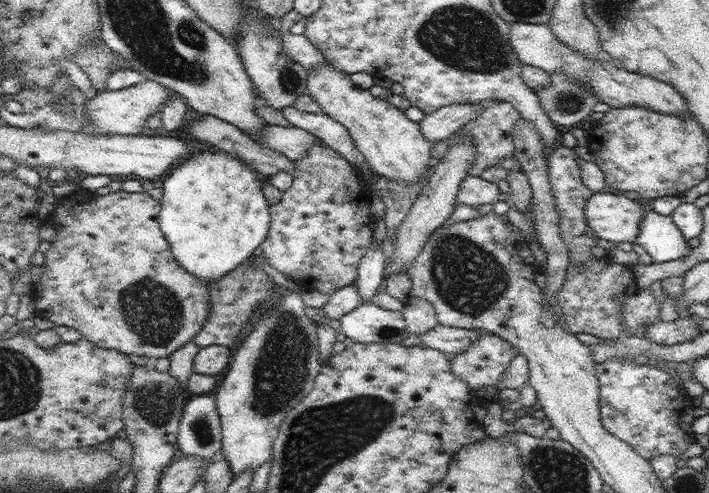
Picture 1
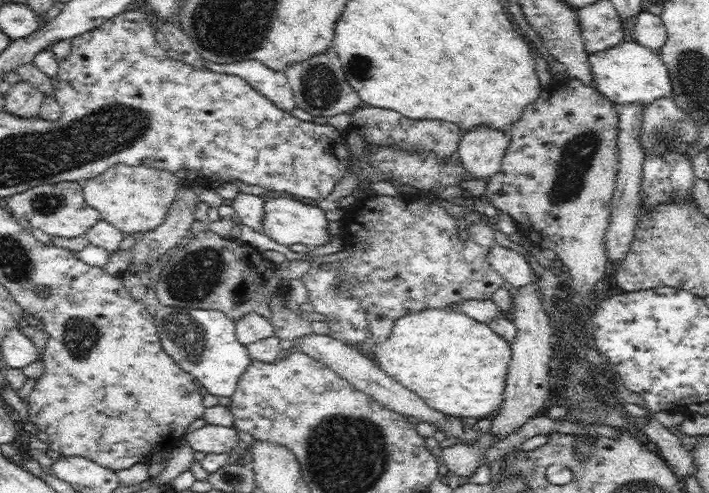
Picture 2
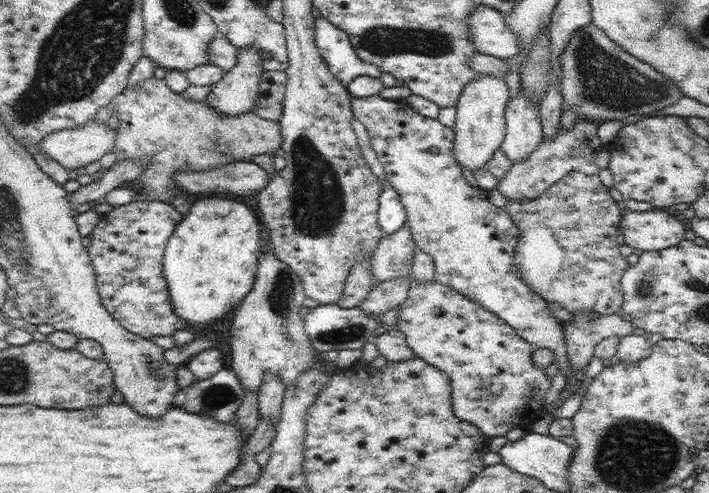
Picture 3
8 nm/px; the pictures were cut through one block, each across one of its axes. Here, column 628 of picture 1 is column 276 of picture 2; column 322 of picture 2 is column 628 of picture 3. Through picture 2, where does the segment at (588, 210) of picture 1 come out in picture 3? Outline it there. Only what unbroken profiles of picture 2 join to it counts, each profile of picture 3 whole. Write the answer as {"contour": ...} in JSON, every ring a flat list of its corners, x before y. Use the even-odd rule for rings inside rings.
{"contour":[[627,209,620,221,621,242,643,251,676,246,685,239,688,226,665,211,636,212]]}

